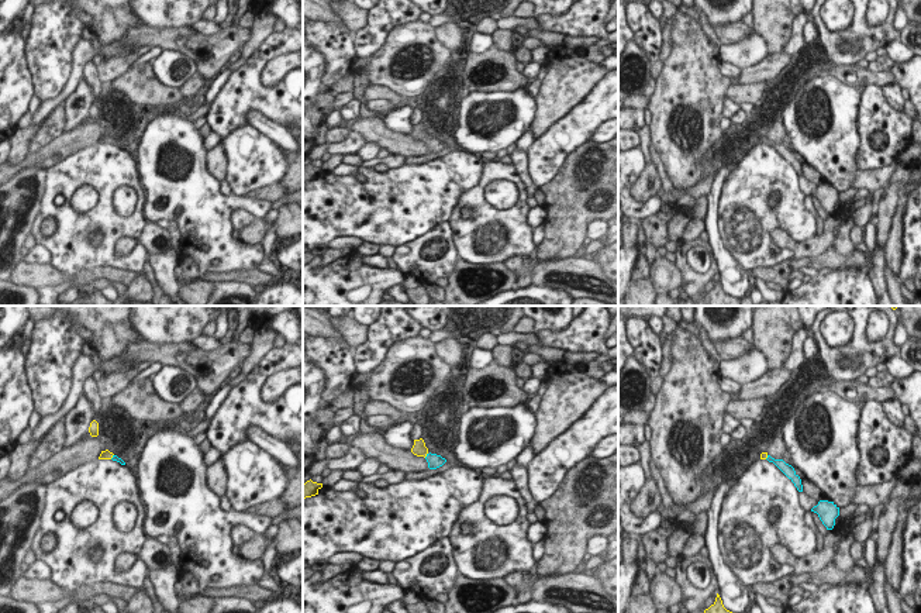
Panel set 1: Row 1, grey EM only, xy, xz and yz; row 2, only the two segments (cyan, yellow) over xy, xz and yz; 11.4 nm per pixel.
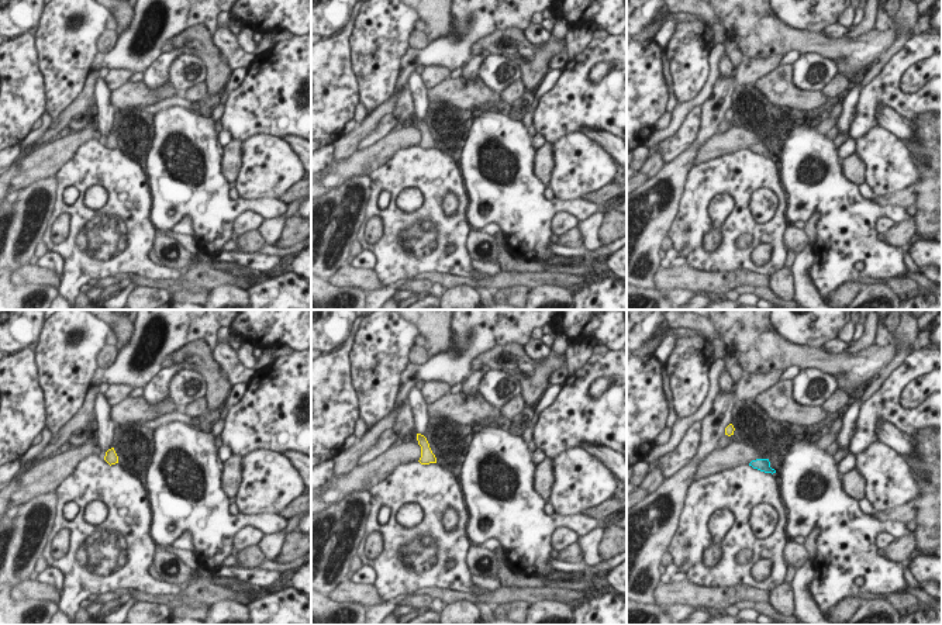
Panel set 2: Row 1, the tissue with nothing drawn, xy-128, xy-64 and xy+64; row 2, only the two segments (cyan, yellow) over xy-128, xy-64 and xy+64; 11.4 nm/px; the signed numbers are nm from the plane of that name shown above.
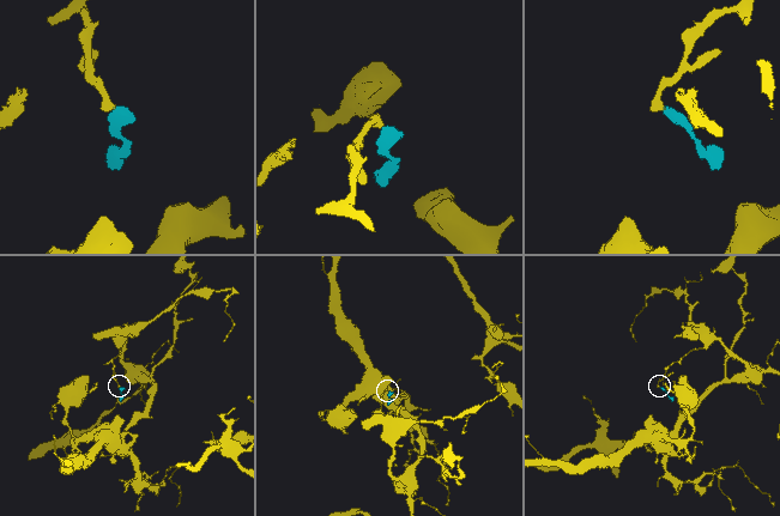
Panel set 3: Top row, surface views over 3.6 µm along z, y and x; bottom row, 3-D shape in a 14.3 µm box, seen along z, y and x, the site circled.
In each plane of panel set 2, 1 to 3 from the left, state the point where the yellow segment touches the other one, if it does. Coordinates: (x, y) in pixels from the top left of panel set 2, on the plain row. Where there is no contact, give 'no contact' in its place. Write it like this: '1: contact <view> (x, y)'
1: no contact
2: no contact
3: no contact

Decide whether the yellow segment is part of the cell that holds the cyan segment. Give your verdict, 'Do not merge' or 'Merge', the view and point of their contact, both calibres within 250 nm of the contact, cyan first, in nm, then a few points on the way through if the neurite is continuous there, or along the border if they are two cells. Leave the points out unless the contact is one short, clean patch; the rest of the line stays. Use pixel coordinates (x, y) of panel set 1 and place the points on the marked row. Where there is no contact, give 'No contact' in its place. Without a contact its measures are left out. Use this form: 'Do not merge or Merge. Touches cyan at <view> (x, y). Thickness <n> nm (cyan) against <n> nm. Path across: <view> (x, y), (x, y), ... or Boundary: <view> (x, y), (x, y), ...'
Merge. Touches cyan at xz (427, 455). Thickness 160 nm (cyan) against 160 nm. Path across: xz (434, 461), (427, 455), (418, 448).

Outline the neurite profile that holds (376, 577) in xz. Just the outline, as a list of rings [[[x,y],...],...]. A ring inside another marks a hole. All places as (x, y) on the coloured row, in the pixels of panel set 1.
[[[361,571],[361,575],[365,581],[380,583],[380,585],[389,585],[389,576],[383,571]]]

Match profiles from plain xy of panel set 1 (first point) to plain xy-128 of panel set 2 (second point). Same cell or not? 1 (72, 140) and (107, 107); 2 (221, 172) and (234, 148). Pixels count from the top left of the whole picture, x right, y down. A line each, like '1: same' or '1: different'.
1: different
2: same

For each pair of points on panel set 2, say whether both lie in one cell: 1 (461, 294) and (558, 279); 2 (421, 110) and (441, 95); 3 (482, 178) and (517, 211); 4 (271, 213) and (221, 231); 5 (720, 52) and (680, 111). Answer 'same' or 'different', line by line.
1: different
2: different
3: same
4: same
5: same

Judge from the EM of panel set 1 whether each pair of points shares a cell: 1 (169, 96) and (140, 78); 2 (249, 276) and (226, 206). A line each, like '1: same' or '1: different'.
1: same
2: different

